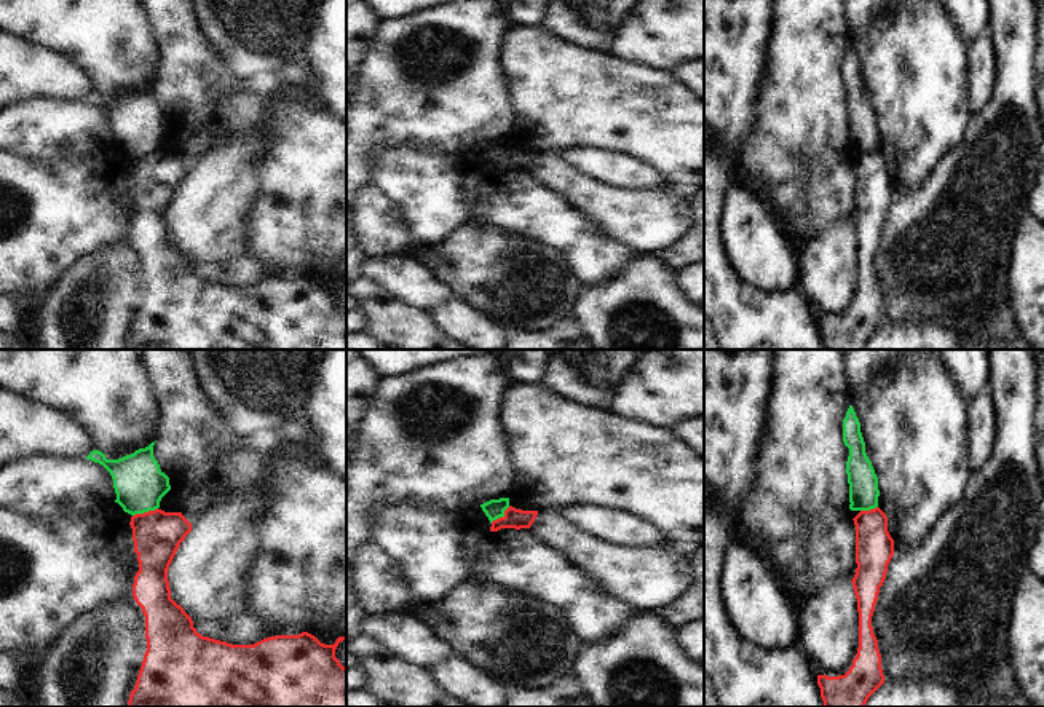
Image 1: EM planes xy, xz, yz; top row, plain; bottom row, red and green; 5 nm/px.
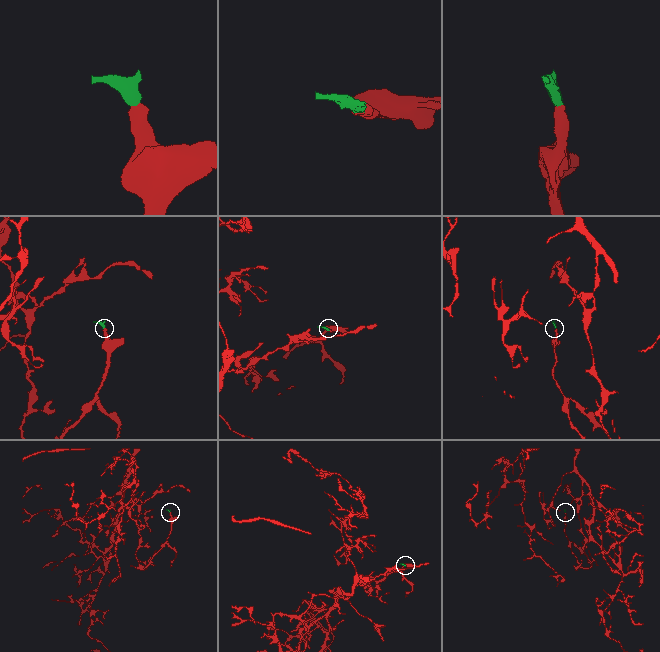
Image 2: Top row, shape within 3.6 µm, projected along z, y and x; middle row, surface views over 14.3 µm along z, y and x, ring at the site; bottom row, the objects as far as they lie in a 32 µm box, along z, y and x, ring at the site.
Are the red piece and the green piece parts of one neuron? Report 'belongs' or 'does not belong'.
does not belong

